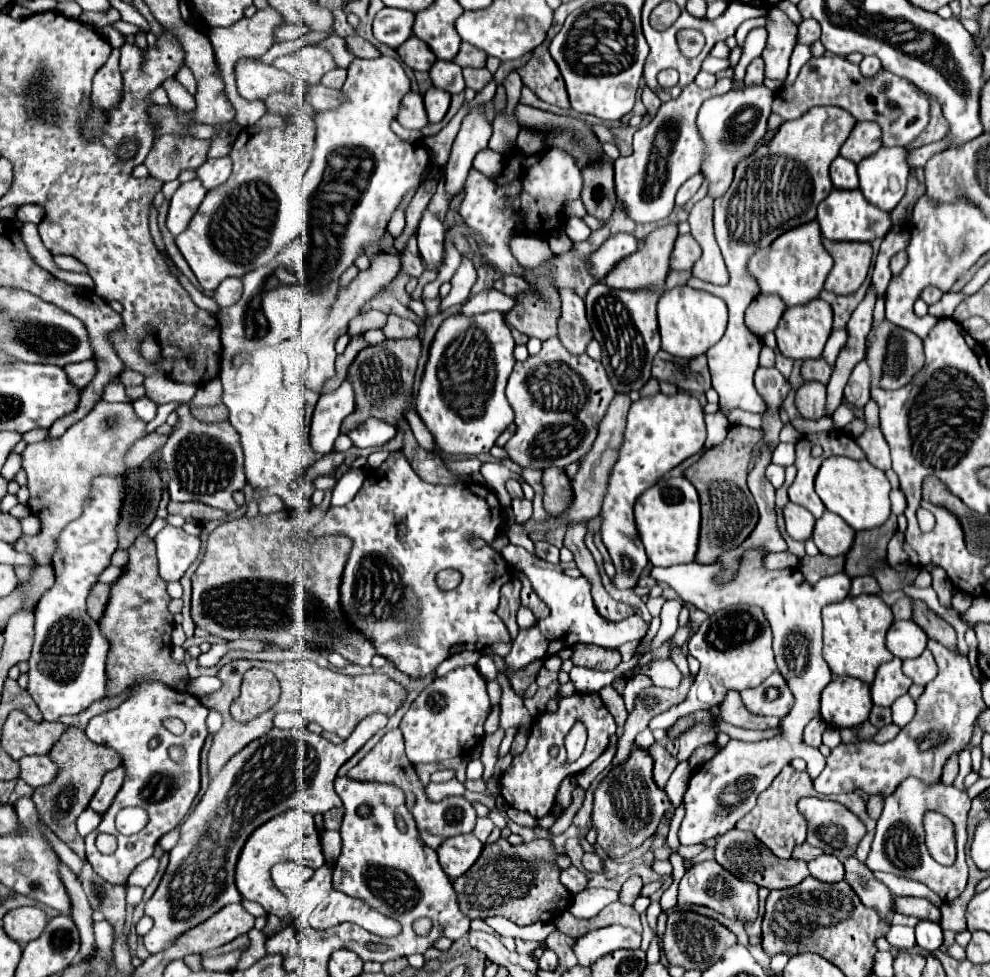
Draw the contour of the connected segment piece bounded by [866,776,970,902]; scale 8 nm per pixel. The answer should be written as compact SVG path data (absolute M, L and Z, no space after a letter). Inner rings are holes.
M914 776L910 780L904 780L894 790L894 794L890 794L884 800L884 810L882 810L882 816L878 818L874 844L868 854L866 866L874 872L890 872L900 878L922 882L930 890L934 890L944 902L958 898L964 892L966 882L968 882L968 866L964 860L964 846L966 846L966 838L968 838L968 834L966 834L968 810L970 810L968 794L960 792L952 784L948 786L940 780L938 784L928 786L924 780L914 780ZM930 810L942 812L954 824L954 838L958 844L958 856L952 866L942 866L942 864L934 862L928 848L926 848L924 830L922 830L922 816Z

